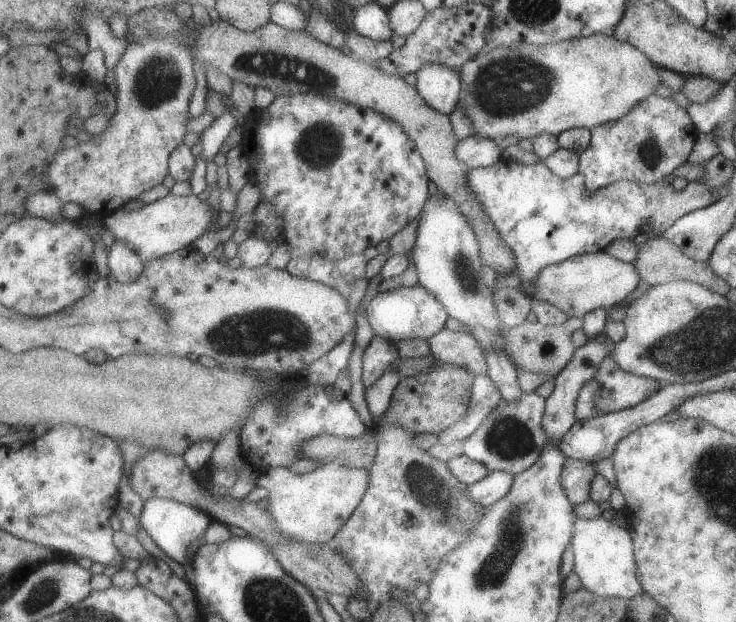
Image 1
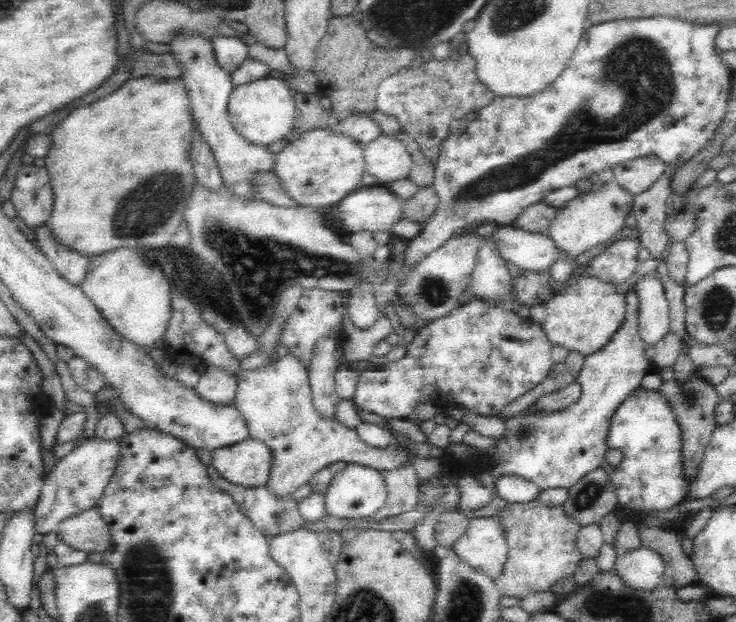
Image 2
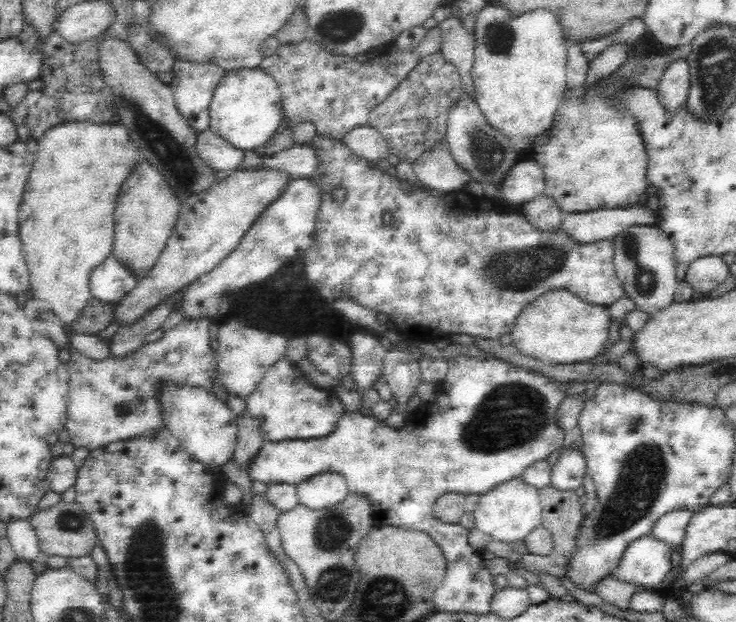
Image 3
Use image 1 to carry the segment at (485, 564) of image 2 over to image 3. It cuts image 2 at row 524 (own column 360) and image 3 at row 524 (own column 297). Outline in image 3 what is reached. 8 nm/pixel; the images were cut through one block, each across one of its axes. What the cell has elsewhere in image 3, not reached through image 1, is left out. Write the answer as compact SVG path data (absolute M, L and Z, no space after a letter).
M522 475L512 477L480 495L478 508L473 515L473 527L480 532L490 534L494 540L507 543L522 540L543 521L539 488L528 483Z

